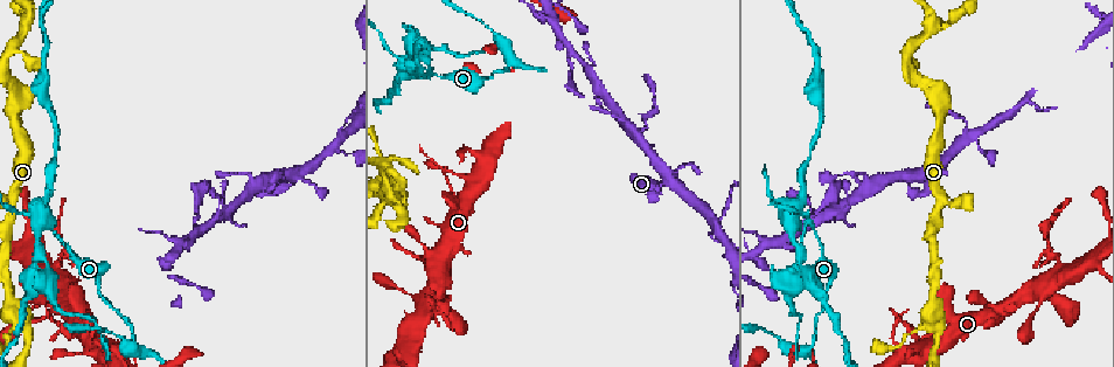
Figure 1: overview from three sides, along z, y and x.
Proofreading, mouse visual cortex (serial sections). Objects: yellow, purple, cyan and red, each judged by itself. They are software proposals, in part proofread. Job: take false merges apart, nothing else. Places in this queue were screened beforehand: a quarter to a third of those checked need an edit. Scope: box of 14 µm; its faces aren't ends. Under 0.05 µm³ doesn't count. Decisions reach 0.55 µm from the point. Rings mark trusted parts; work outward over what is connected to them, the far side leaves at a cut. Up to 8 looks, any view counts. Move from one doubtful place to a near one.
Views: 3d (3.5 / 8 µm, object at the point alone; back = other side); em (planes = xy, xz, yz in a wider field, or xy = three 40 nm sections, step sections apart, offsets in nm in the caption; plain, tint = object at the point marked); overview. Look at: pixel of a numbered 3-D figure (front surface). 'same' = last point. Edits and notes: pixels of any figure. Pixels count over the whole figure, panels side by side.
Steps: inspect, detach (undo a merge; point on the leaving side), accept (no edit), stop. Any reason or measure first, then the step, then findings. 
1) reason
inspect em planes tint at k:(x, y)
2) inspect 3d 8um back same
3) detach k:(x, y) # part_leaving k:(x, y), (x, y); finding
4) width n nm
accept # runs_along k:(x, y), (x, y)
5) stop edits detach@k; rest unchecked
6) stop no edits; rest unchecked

three-way junction
inspect em xy step 1 tint at 1:(809, 223)

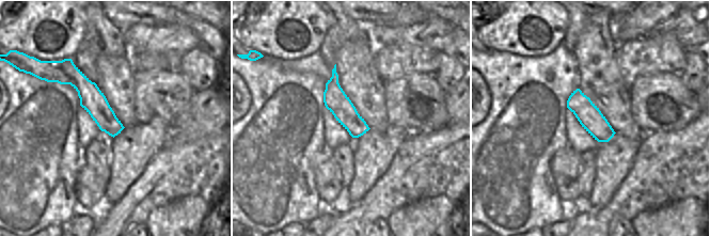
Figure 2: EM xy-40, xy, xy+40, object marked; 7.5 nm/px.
inspect 3d 3.5um same

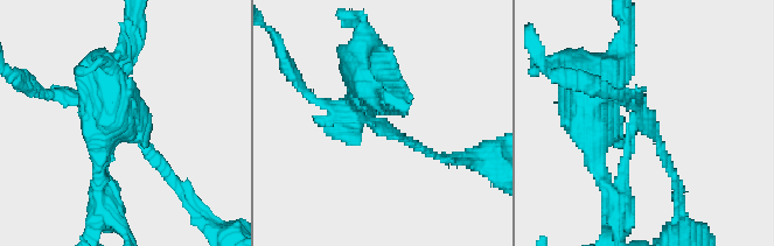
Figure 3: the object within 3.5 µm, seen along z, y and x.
detach 3:(145, 132) # part_leaving 3:(105, 133), (105, 204), (127, 237); two cells meet here

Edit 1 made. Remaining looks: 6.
see it whole again
inspect overview

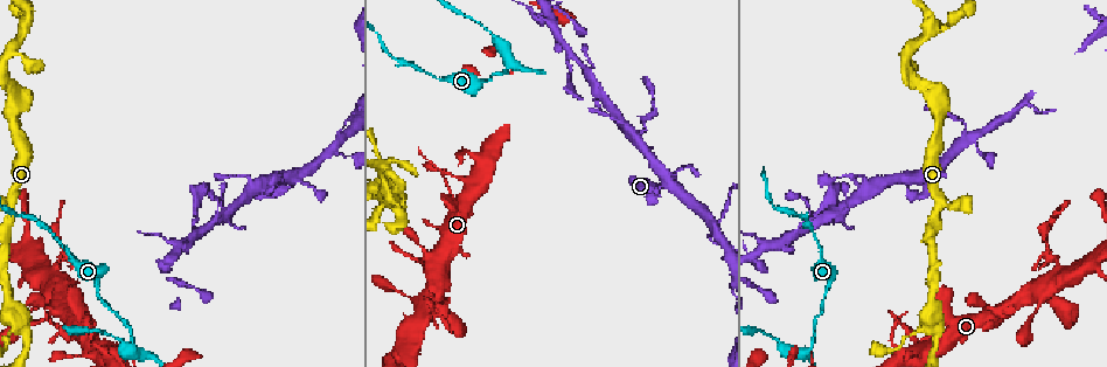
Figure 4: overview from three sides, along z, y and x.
inspect 3d 3.5um at 4:(292, 179)

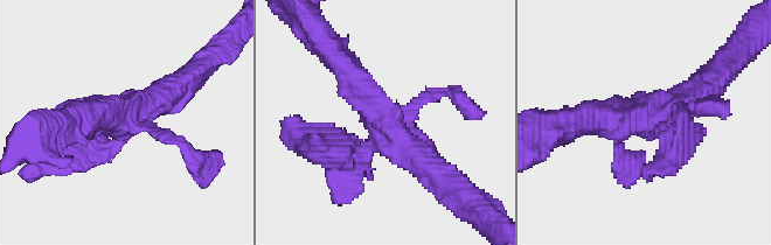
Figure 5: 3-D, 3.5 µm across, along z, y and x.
accept # continuous, no second cell

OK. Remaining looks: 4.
arms part here
inspect 3d 3.5um at 4:(138, 351)

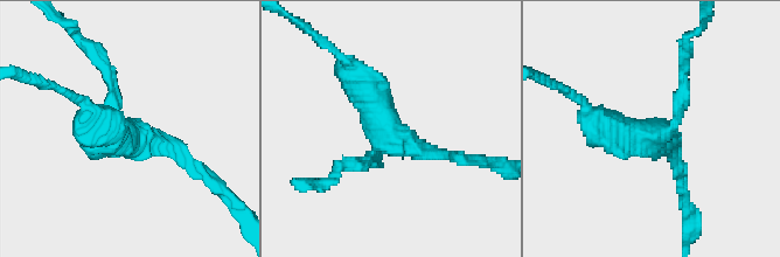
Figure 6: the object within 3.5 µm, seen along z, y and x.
arms 3; arm_widths 150, 200, 500 nm
inspect em xy step 3 tint at 6:(385, 137)

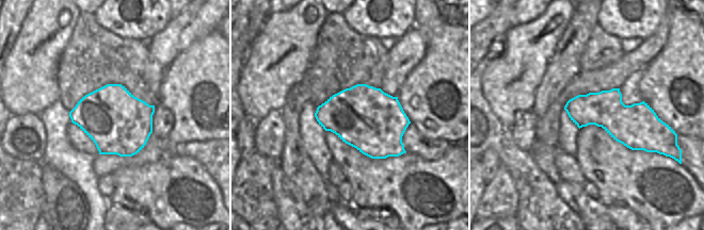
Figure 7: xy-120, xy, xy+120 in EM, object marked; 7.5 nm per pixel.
width 480 nm
accept # runs_along 6:(366, 161), (384, 122), (348, 71); continuous, no second cell

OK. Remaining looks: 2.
stop edits detach@3; rest unchecked

